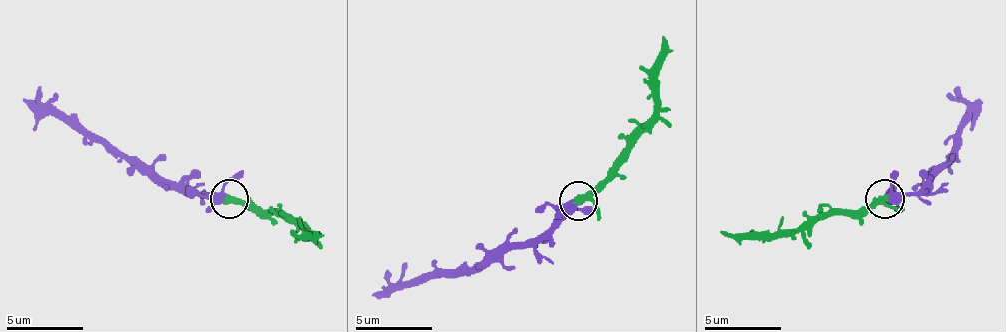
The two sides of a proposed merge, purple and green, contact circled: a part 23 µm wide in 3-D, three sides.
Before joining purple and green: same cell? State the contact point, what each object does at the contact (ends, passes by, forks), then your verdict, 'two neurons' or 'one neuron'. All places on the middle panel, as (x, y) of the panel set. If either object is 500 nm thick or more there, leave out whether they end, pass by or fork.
place (578, 200); purple passes by; green passes by; one neuron

